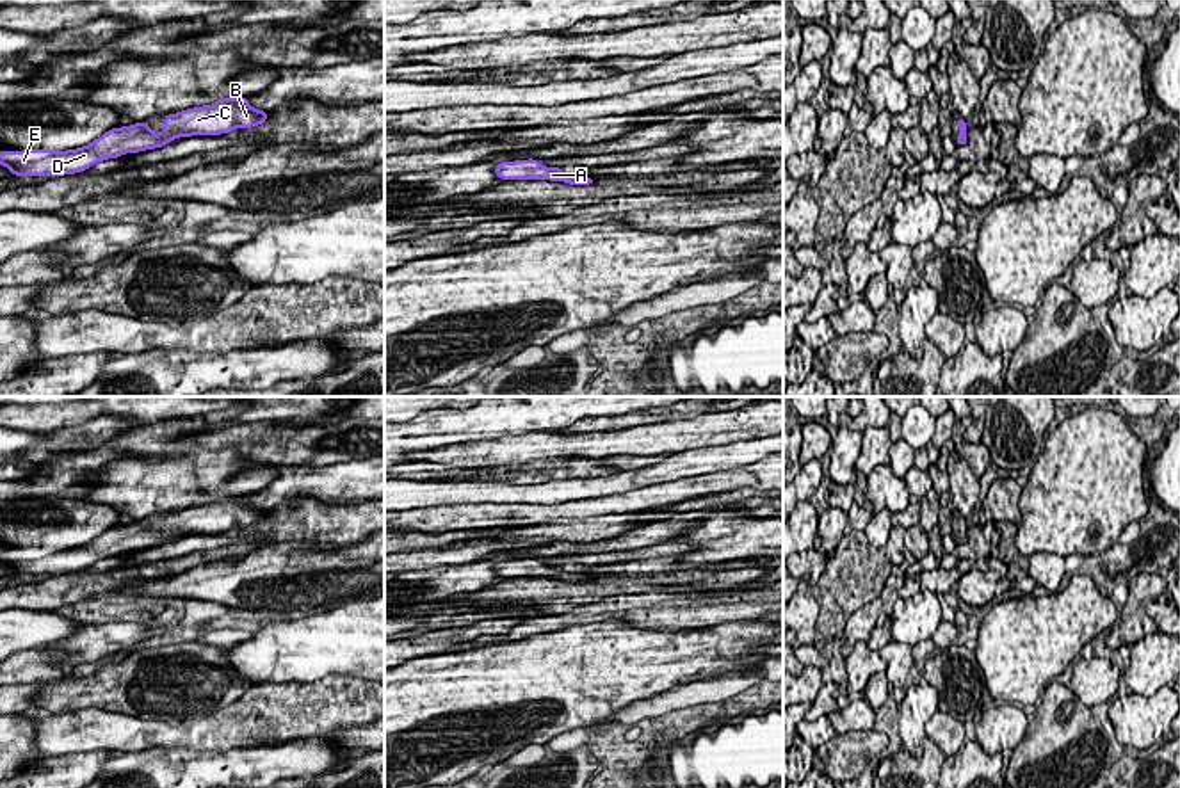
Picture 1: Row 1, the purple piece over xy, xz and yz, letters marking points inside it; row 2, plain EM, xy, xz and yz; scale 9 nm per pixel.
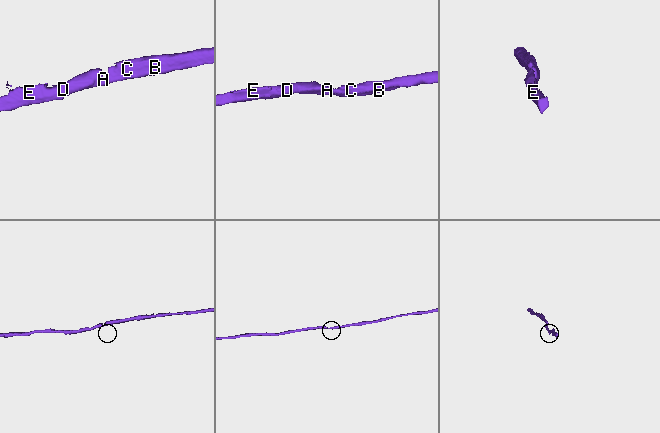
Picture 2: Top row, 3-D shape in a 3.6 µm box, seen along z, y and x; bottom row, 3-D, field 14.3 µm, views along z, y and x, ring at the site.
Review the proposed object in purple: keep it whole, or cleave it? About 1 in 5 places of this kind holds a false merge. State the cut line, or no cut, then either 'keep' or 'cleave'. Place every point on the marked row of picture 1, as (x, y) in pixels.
cut none; keep

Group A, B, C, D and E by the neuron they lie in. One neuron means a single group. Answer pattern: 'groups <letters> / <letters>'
groups A B C D E

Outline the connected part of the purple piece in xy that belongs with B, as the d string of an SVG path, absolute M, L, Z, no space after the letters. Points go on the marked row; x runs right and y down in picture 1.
M222 98L217 103L187 109L164 116L164 132L157 133L148 121L112 128L91 144L77 149L25 149L0 151L0 165L16 176L50 178L84 173L91 165L169 144L173 139L192 135L231 133L235 128L251 128L267 121L265 110L256 110L246 100Z

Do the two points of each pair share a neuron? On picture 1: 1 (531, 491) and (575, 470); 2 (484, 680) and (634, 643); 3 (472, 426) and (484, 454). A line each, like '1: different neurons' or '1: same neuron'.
1: different neurons
2: same neuron
3: different neurons

